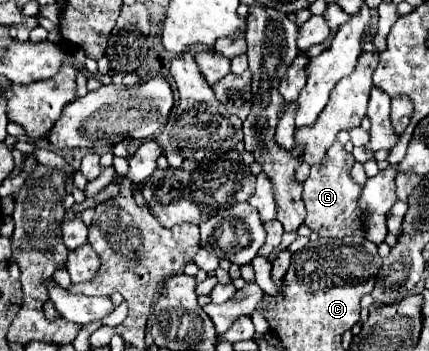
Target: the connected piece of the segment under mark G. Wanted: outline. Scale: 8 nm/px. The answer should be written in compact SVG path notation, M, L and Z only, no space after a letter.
M334 141L334 145L328 149L324 163L310 169L310 177L304 181L302 199L308 211L304 225L312 233L318 233L326 239L342 239L346 235L366 237L366 233L358 229L358 217L362 217L362 209L358 209L358 197L362 195L362 187L350 179L352 165L354 157L344 151L344 145L340 141Z

